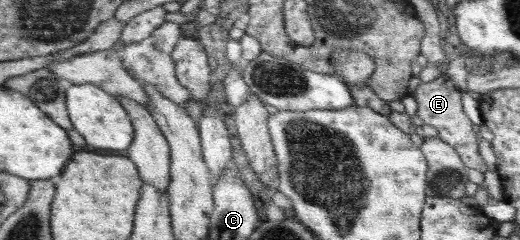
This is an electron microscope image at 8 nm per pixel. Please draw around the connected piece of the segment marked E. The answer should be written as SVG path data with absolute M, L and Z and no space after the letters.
M440 75L430 83L421 83L412 95L417 101L417 115L426 123L438 130L437 137L451 145L460 155L463 164L469 169L478 169L482 173L488 170L482 156L478 153L478 133L474 132L472 121L466 116L462 109L461 90L450 81L448 75Z

